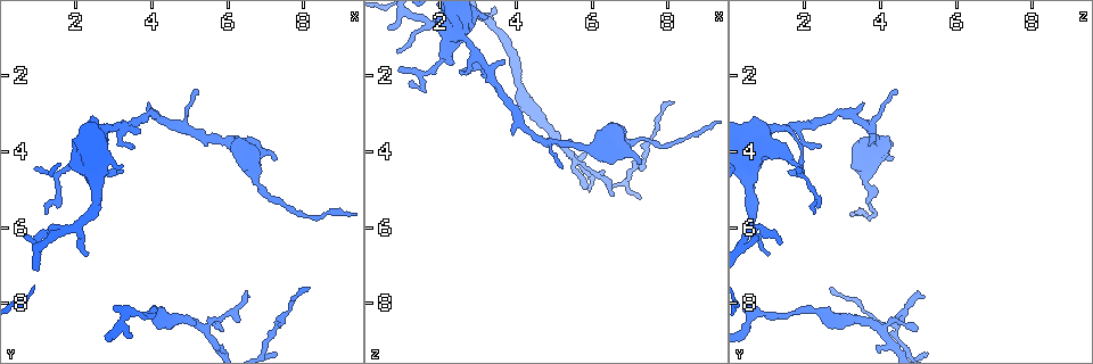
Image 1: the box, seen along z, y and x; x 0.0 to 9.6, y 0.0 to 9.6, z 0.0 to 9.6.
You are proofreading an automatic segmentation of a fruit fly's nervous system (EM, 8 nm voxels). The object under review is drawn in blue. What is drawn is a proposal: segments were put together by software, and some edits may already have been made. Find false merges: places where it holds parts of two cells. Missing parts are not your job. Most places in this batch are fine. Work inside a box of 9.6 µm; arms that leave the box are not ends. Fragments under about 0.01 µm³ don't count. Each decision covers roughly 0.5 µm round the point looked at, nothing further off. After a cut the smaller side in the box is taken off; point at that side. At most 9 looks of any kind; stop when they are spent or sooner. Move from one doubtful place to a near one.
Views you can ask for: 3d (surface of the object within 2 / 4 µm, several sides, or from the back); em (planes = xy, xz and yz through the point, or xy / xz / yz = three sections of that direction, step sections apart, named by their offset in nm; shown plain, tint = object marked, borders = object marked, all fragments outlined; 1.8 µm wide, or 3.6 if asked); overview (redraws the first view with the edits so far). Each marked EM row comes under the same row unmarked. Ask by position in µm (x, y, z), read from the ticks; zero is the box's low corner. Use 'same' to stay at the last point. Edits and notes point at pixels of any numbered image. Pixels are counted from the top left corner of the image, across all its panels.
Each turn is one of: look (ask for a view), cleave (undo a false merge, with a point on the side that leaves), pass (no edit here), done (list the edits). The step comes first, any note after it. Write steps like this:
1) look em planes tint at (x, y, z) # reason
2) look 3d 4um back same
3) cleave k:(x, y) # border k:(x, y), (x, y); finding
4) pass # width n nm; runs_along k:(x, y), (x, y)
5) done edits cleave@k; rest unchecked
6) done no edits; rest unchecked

look em planes tint at (1.75, 6.10, 0.65) # three arms meet

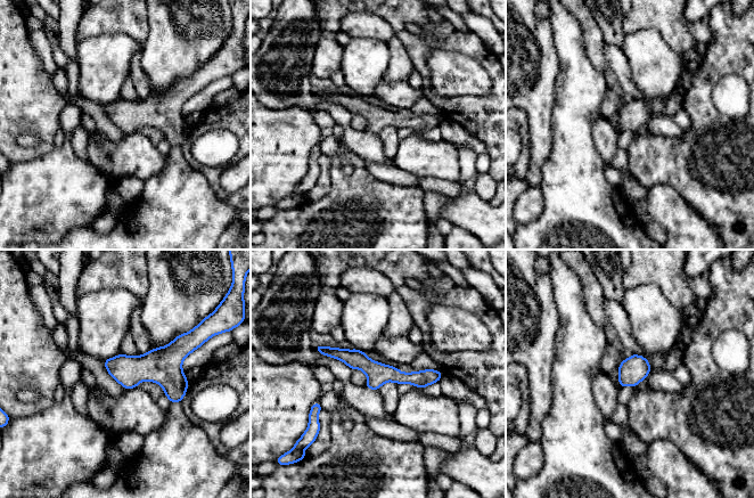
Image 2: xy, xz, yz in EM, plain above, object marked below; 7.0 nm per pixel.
pass # runs_along 2:(320, 349), (398, 377), (439, 374); one cell here

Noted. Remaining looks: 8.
look 3d 4um at (3.00, 3.40, 1.40) # thick turns thin

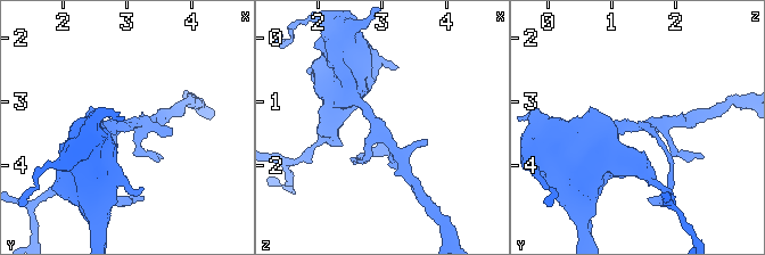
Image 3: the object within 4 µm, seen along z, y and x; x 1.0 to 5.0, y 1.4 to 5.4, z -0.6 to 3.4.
look em planes tint at (2.90, 3.40, 1.45)

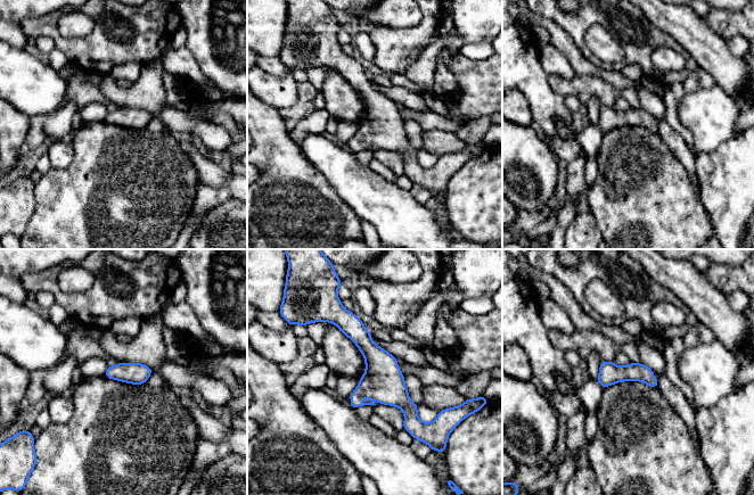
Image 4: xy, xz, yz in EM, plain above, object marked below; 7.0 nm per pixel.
pass # runs_along 4:(339, 319), (410, 410), (414, 432); all the same cell

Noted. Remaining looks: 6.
look 3d 4um at (5.35, 8.70, 4.05) # two arms in line, one across

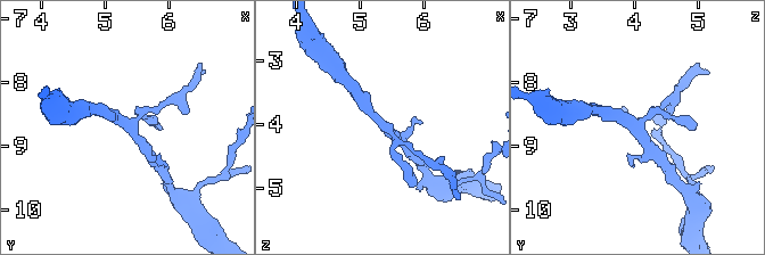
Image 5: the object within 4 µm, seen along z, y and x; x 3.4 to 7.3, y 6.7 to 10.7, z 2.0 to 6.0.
look em planes tint at (5.40, 8.70, 4.05)

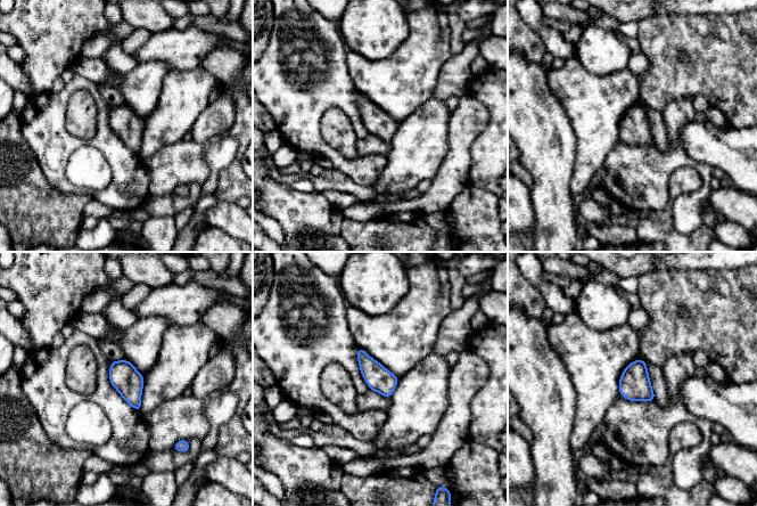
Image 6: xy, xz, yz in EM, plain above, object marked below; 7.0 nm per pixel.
pass # all the same cell

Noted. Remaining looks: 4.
look em xy step 4 tint at (6.85, 4.90, 3.65)

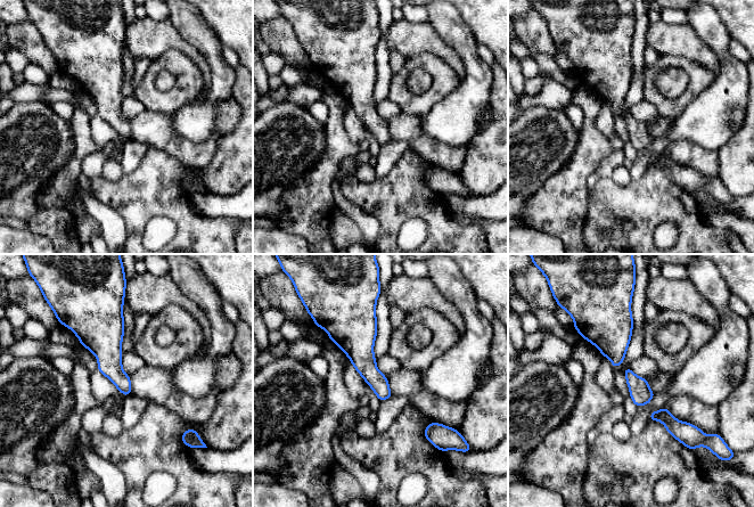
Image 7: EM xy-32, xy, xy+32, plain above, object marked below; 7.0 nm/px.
look em planes tint same # cut it another way

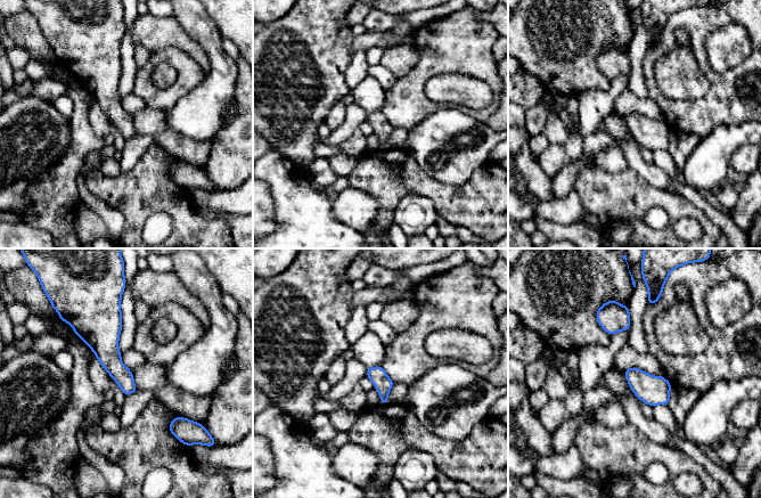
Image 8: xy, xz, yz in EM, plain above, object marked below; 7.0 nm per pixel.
pass # continuous, no second cell

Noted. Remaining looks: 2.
done no edits; rest unchecked

